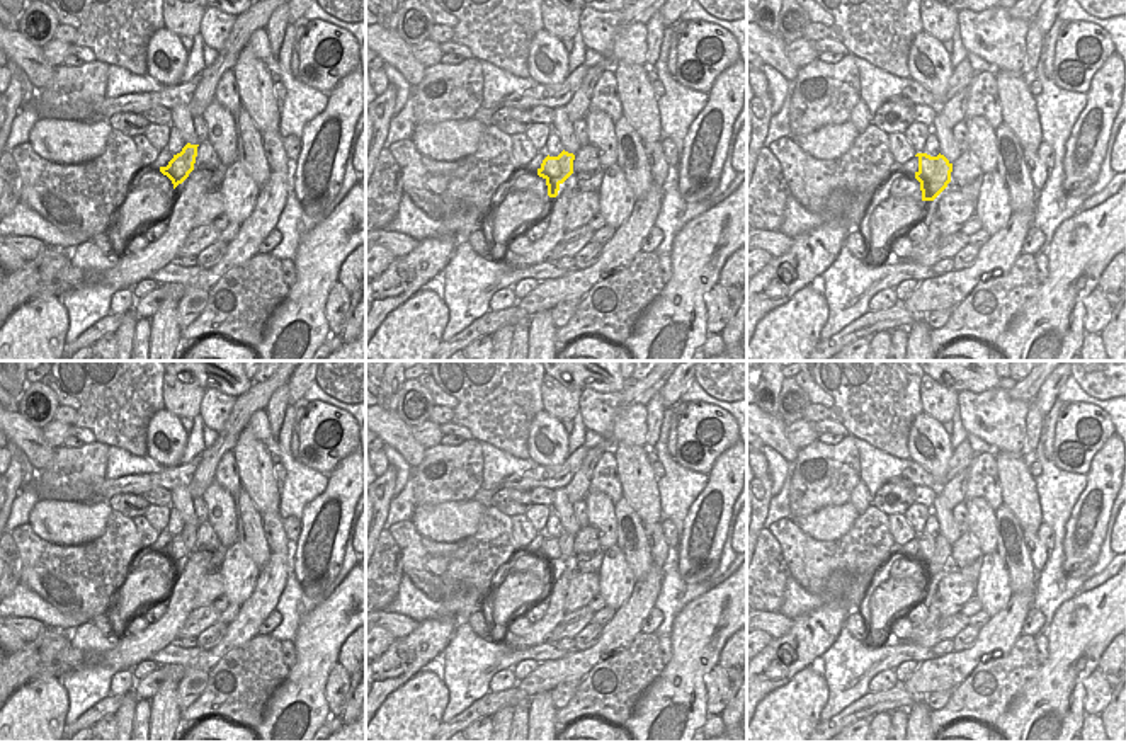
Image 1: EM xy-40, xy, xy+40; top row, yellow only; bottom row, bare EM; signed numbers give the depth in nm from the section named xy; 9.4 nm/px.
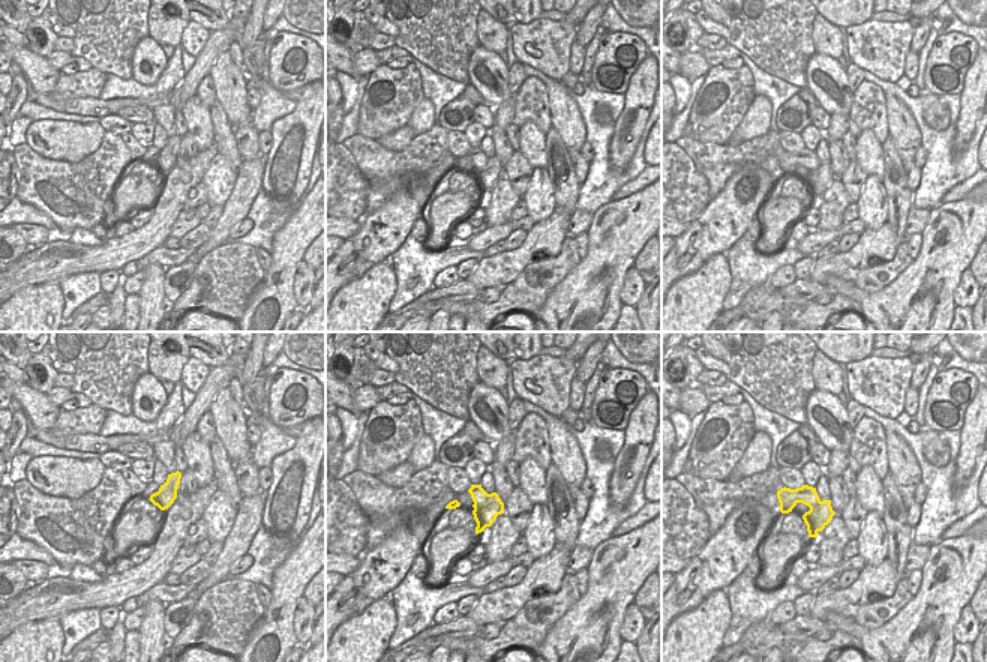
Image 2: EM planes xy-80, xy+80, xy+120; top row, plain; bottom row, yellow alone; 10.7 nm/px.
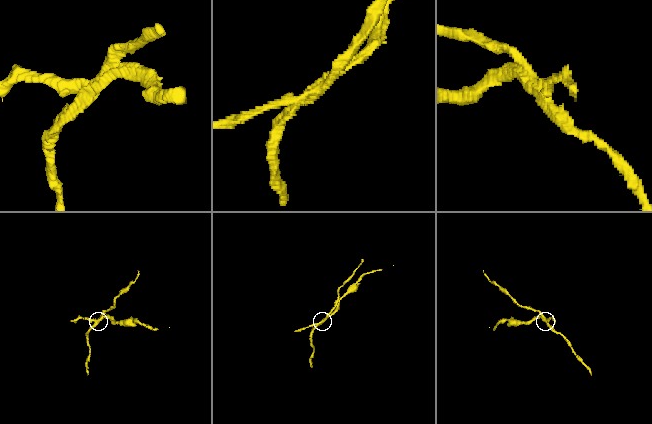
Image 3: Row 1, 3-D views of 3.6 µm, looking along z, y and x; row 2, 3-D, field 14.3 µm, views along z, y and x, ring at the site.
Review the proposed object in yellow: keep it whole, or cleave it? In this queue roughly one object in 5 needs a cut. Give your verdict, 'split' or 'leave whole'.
split

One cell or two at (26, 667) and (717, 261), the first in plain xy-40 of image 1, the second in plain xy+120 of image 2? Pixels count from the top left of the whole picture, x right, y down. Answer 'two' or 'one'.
two

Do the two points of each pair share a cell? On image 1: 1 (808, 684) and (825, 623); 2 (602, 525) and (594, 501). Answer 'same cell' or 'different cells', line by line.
1: different cells
2: same cell

